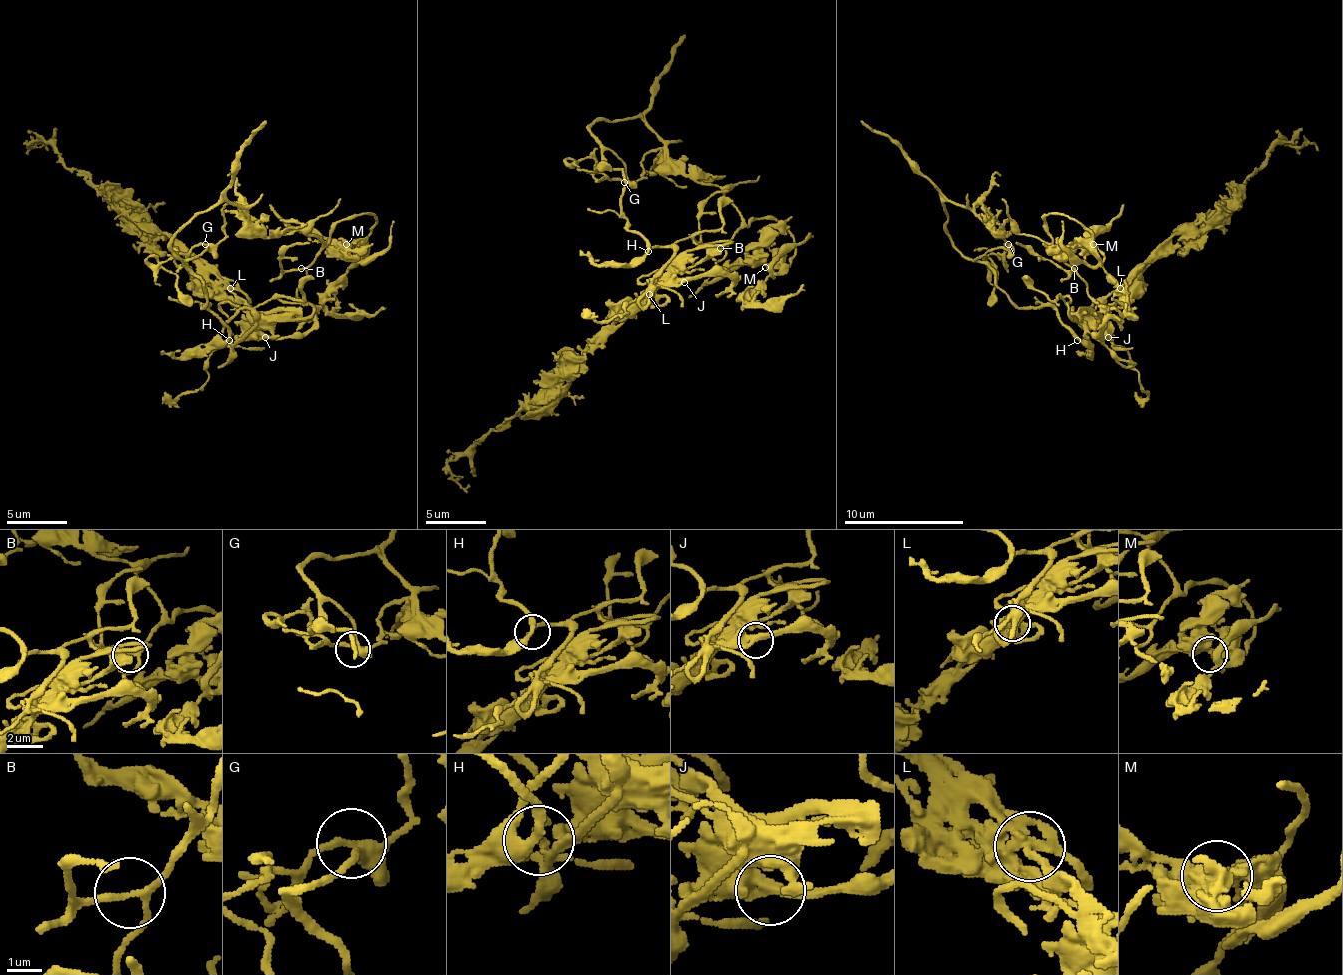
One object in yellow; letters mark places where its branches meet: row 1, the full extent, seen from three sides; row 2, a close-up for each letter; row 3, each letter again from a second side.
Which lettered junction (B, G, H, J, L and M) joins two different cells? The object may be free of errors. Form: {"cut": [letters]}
{"cut": []}

